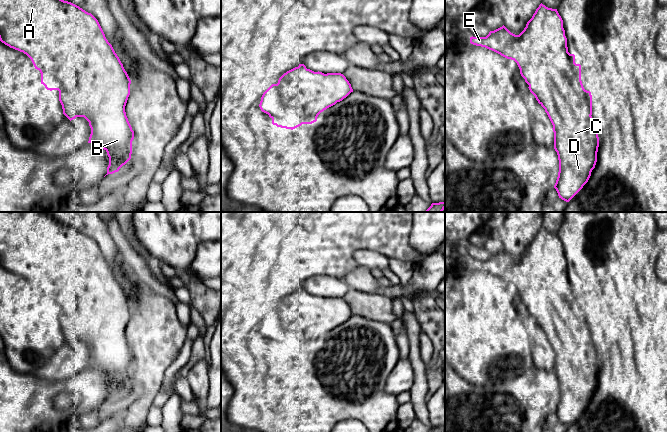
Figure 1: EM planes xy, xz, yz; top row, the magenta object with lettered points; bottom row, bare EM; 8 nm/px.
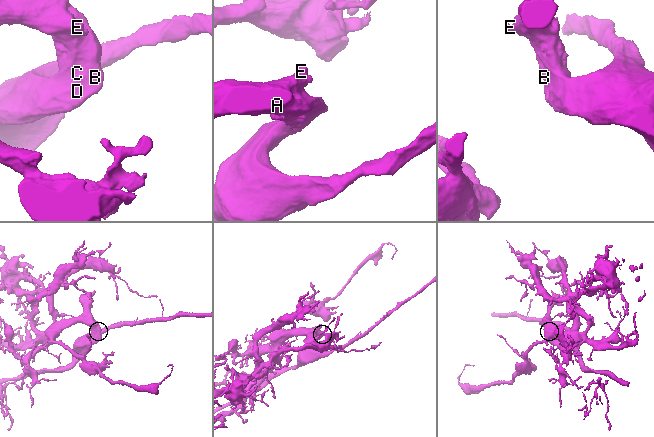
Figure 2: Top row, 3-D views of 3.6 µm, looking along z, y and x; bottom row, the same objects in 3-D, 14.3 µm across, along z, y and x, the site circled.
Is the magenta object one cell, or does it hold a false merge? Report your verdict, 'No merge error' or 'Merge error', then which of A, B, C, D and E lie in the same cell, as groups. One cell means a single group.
No merge error. Groups: A B C D E

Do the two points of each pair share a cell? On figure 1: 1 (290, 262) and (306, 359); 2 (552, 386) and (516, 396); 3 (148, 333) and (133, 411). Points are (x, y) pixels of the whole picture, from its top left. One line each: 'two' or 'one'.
1: one
2: one
3: one

